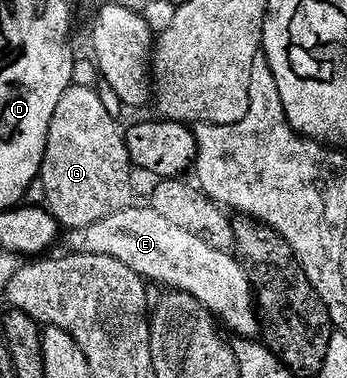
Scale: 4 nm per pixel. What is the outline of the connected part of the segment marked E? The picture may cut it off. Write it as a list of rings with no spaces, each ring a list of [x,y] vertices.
[[[132,205],[126,210],[116,212],[116,216],[108,216],[88,228],[71,230],[65,238],[65,249],[69,253],[110,256],[112,260],[120,260],[120,264],[132,268],[132,272],[136,272],[147,283],[159,282],[162,286],[170,286],[166,288],[171,291],[192,296],[208,313],[213,314],[223,327],[226,325],[232,333],[239,334],[239,339],[254,340],[259,337],[260,315],[254,301],[254,289],[250,287],[250,281],[241,261],[233,253],[212,248],[204,244],[204,240],[196,240],[192,232],[184,232],[184,228],[176,228],[172,220],[164,220],[164,216],[150,209],[149,205]]]

